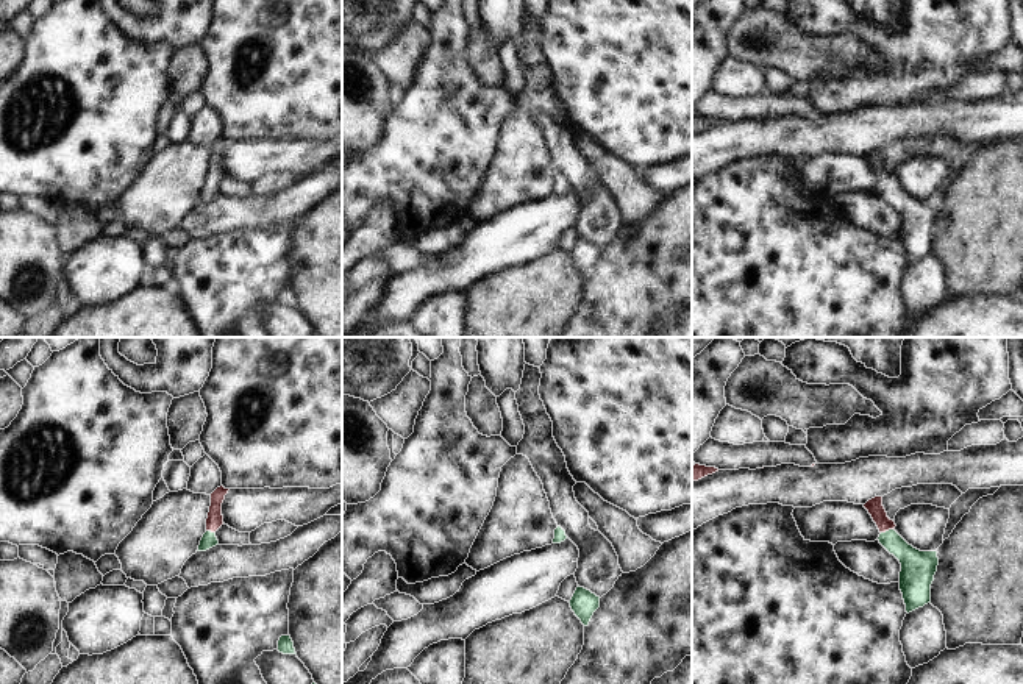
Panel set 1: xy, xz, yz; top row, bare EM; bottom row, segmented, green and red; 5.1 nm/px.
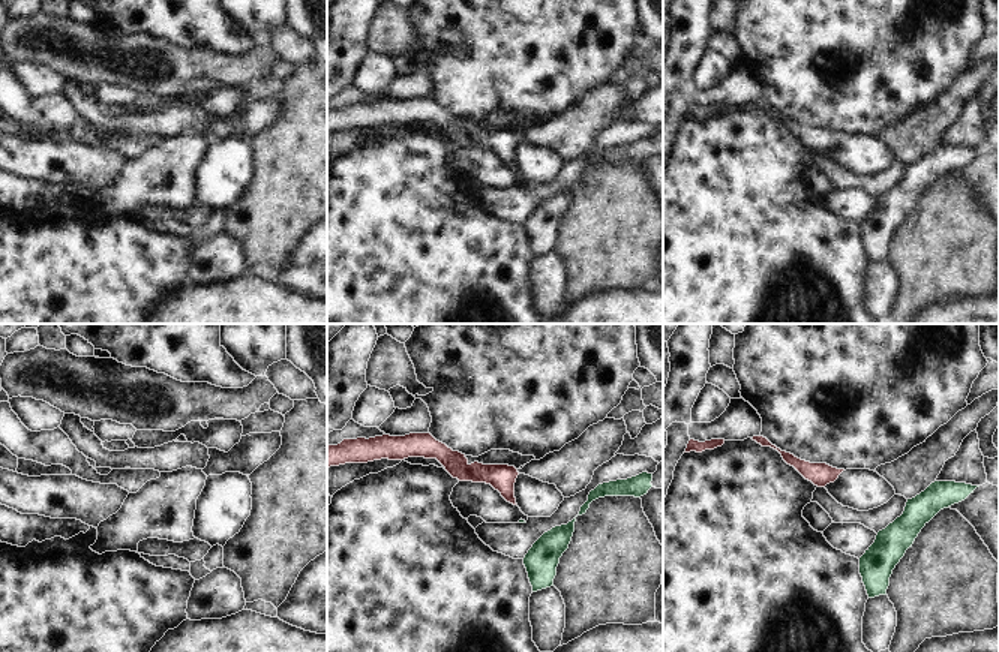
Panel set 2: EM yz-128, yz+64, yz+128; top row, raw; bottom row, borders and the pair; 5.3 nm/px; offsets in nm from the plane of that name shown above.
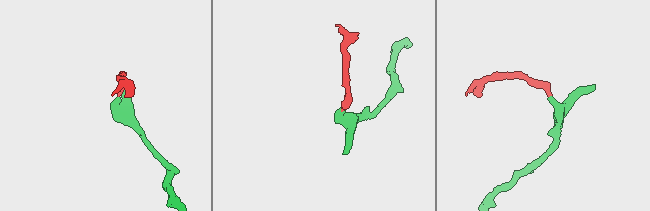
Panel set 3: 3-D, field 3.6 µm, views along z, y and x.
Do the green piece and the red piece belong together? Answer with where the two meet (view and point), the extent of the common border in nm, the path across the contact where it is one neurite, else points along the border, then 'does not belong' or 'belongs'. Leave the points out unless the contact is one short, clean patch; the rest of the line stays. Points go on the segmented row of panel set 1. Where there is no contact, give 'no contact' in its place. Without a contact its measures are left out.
contact yz (889, 530); length 80 nm; way yz (919, 567), (889, 537), (889, 530), (875, 508); belongs

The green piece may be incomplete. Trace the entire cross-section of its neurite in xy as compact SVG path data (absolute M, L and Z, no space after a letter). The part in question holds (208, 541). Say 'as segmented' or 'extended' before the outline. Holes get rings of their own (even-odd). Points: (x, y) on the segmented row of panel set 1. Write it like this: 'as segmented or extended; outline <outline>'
extended; outline M220 486L211 493L211 506L209 506L209 512L206 518L206 533L203 534L200 540L197 551L206 551L219 545L216 531L223 525L222 503L228 490L230 489L225 489L223 486Z

